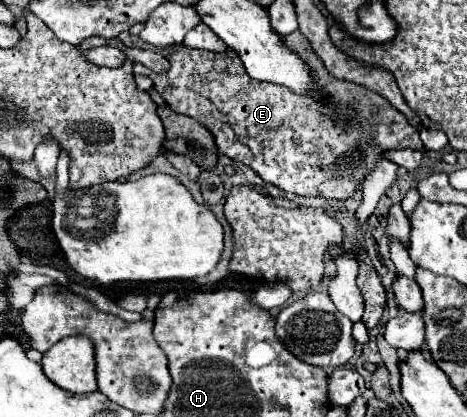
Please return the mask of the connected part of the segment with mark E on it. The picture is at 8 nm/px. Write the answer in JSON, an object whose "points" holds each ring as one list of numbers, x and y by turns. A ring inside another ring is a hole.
{"points":[[294,31,288,37,284,37,284,45,298,53,300,59,310,67,314,85,324,95,324,99,312,99,306,95,298,95,286,89,284,85,250,79,238,53,234,53,232,49,226,49,222,53,190,49,186,45,156,49,170,61,170,69,166,73,152,73,150,69,146,69,146,75,154,81,154,87,166,99,168,107,200,121,214,135,218,151,222,155,244,163,246,167,254,169,266,183,272,183,286,193,320,195,326,199,348,199,360,189,364,177,372,173,372,169,376,169,376,163,382,159,386,151,406,147,424,149,418,131,382,95,370,93,360,85,330,77,320,57,312,51,310,43,306,41,306,37,302,37,300,31]]}

